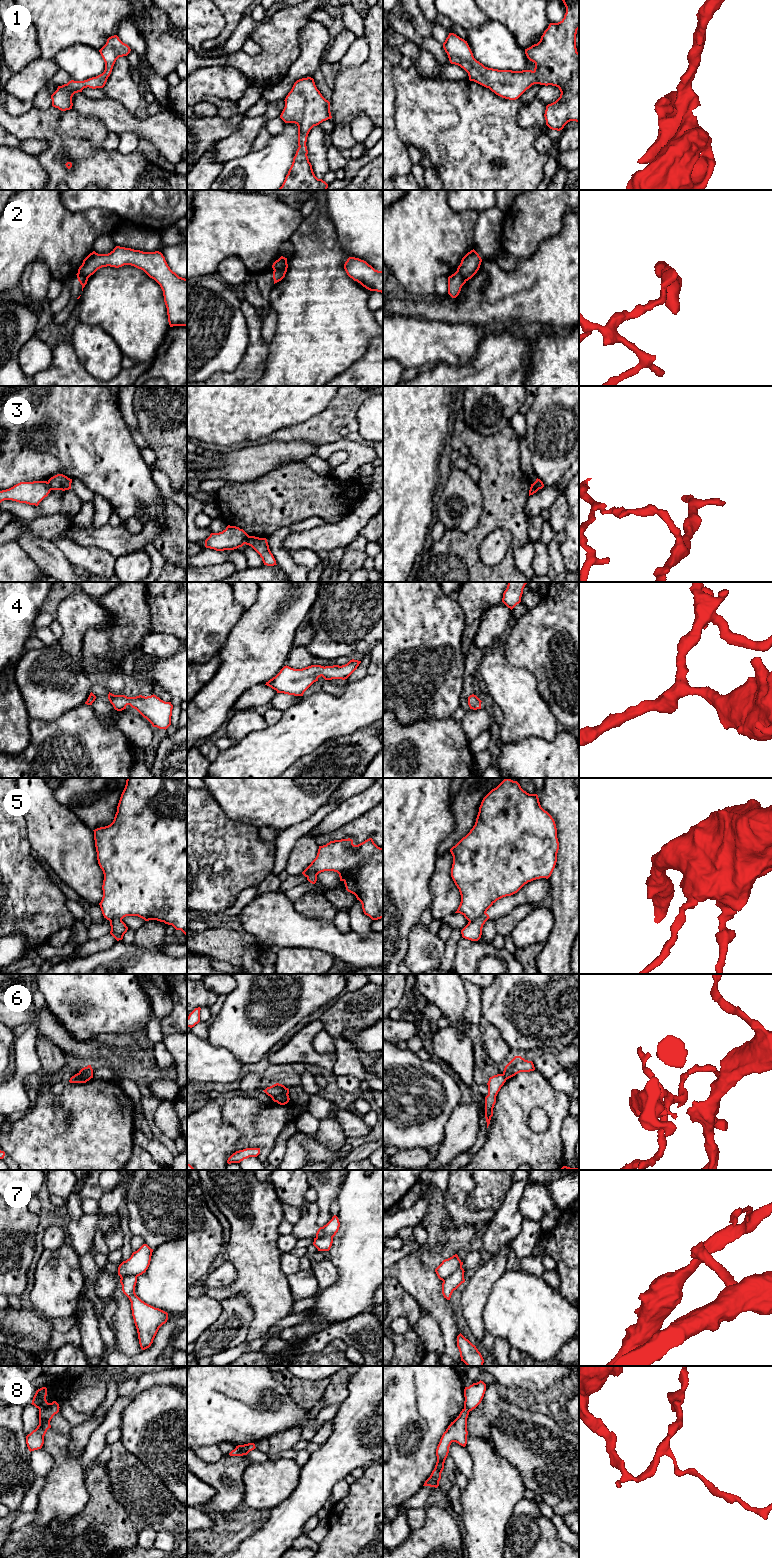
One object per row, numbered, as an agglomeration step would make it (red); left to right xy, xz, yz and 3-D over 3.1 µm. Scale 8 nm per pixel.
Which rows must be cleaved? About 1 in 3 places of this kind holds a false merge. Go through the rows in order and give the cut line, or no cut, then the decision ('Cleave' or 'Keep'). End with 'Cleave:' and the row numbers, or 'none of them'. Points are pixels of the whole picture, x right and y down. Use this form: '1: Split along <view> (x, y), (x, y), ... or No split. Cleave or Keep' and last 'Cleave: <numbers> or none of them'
1: No split. Keep
2: Split along xz (286, 261), (274, 270). Cleave
3: Split along xz (248, 535), (244, 543). Cleave
4: No split. Keep
5: Split along yz (485, 912), (469, 922). Cleave
6: Split along xz (287, 1093), (275, 1095), (272, 1098). Cleave
7: Split along yz (461, 1267), (442, 1280). Cleave
8: Split along xy (50, 1403), (39, 1410). Cleave
Cleave: 2, 3, 5, 6, 7, 8

